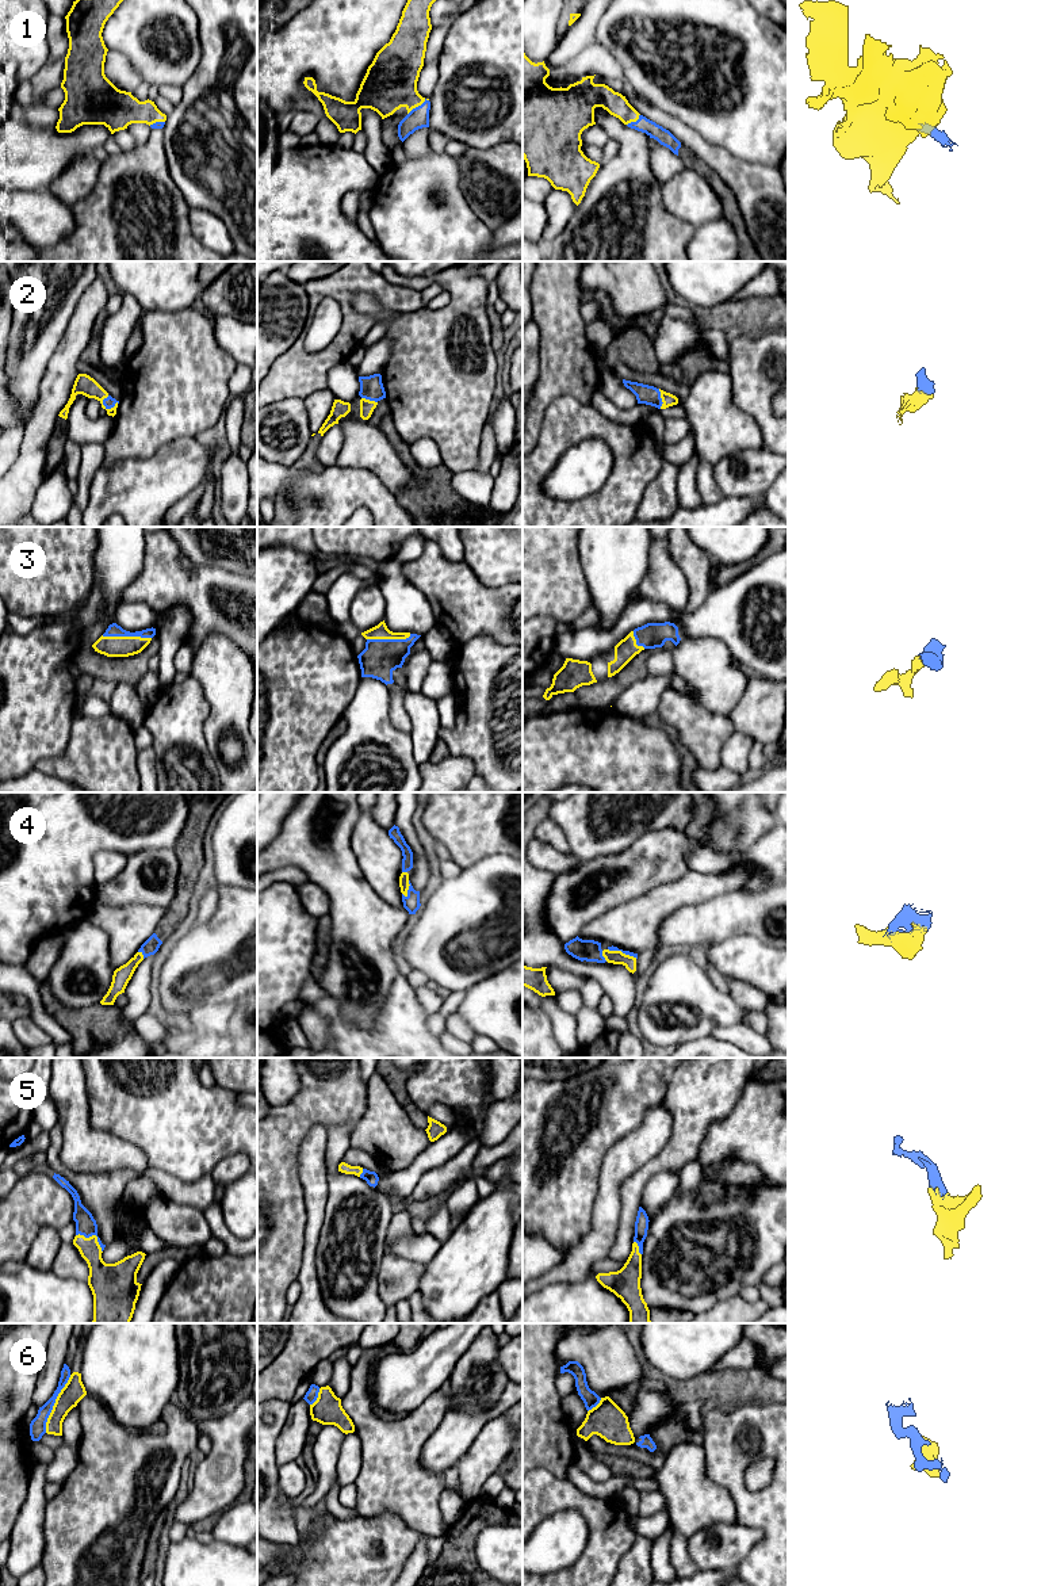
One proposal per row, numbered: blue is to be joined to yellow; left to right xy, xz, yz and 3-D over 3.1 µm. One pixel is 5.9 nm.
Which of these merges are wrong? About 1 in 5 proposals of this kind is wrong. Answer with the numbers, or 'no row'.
6

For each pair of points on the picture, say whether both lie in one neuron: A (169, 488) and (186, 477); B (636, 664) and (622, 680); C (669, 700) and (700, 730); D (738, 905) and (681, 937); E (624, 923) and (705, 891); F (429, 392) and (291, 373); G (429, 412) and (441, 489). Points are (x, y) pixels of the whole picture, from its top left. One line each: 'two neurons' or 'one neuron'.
A: one neuron
B: one neuron
C: one neuron
D: one neuron
E: one neuron
F: two neurons
G: two neurons

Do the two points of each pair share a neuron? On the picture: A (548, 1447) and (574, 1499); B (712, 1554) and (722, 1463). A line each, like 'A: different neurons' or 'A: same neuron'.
A: different neurons
B: different neurons

